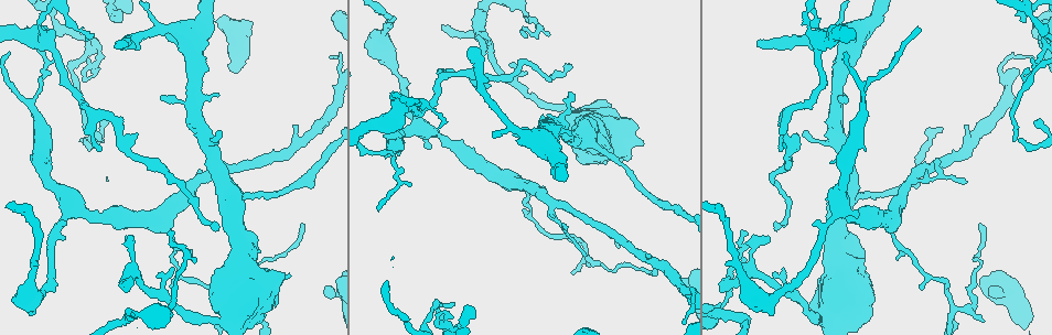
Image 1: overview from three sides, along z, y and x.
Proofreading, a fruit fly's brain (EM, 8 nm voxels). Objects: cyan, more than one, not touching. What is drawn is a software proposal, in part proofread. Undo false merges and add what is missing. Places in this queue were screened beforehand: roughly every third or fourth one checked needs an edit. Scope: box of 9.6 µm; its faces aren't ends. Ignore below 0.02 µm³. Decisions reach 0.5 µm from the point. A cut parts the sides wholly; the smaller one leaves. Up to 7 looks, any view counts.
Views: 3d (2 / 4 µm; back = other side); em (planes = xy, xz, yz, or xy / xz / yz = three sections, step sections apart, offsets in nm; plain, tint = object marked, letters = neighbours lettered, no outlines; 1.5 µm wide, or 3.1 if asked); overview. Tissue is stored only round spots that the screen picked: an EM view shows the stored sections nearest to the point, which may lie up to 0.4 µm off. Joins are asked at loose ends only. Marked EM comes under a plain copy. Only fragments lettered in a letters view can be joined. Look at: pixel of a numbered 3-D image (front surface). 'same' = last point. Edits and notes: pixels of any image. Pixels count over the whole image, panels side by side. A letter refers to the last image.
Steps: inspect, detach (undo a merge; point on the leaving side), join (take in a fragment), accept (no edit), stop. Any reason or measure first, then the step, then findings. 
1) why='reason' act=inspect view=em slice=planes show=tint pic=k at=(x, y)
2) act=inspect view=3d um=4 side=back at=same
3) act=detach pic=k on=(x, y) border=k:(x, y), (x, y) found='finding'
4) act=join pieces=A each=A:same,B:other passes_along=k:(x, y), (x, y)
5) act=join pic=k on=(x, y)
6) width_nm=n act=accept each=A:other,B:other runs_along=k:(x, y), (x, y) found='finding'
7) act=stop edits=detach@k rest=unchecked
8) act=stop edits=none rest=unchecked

act=inspect view=em slice=planes show=letters pic=1 at=(544, 186)

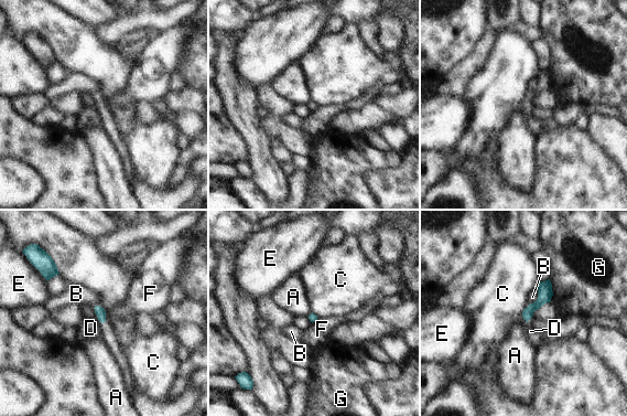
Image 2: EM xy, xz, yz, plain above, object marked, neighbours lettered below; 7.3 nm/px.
act=accept each=A:other,B:other,C:other,D:other,E:other,F:other,G:other found='no lettered fragment goes on from it'

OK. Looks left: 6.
why='sharp bend' act=inspect view=em slice=xz step=4 show=letters pic=1 at=(124, 323)

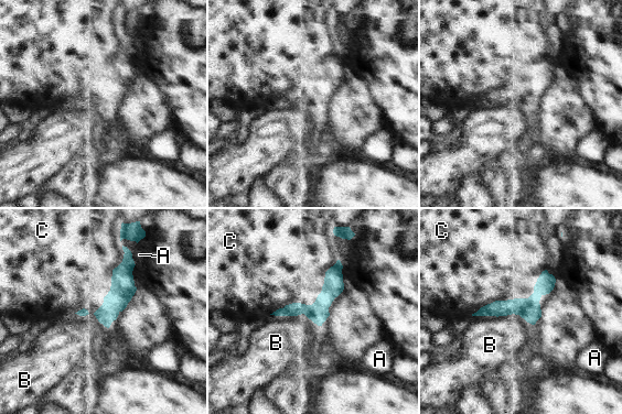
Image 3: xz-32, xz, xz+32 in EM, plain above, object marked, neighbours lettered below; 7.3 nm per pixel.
width_nm=150 act=accept each=A:other,B:other,C:other runs_along=3:(551, 279), (525, 306), (480, 313) found='all the same neuron'

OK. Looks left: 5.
act=inspect view=em slice=yz step=8 show=tint pic=1 at=(564, 224)

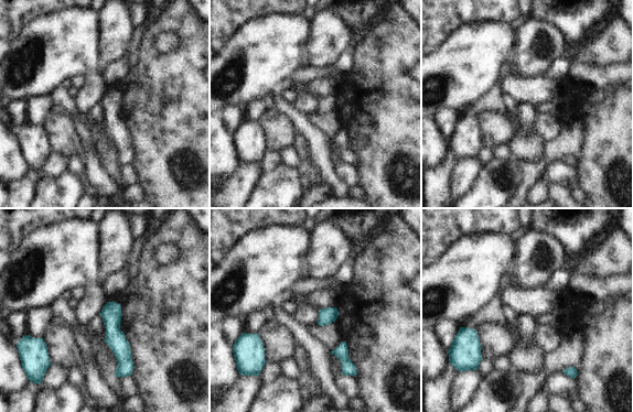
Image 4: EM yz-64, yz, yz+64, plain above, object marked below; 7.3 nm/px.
act=inspect view=em slice=planes show=letters at=same

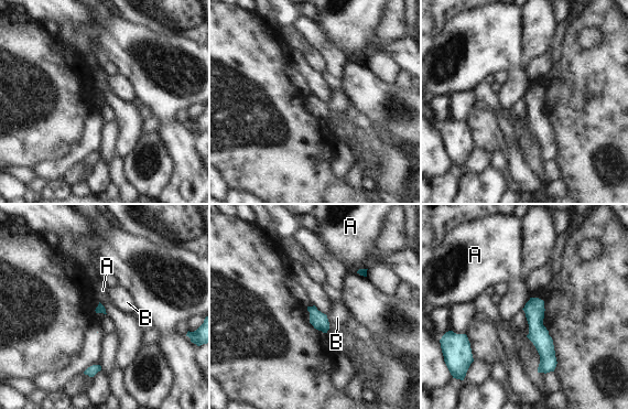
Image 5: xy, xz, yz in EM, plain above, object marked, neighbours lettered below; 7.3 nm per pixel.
act=accept each=A:other,B:other runs_along=5:(532, 300), (536, 329), (551, 368) found='none of them fits'

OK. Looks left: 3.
act=stop edits=none rest=unchecked

